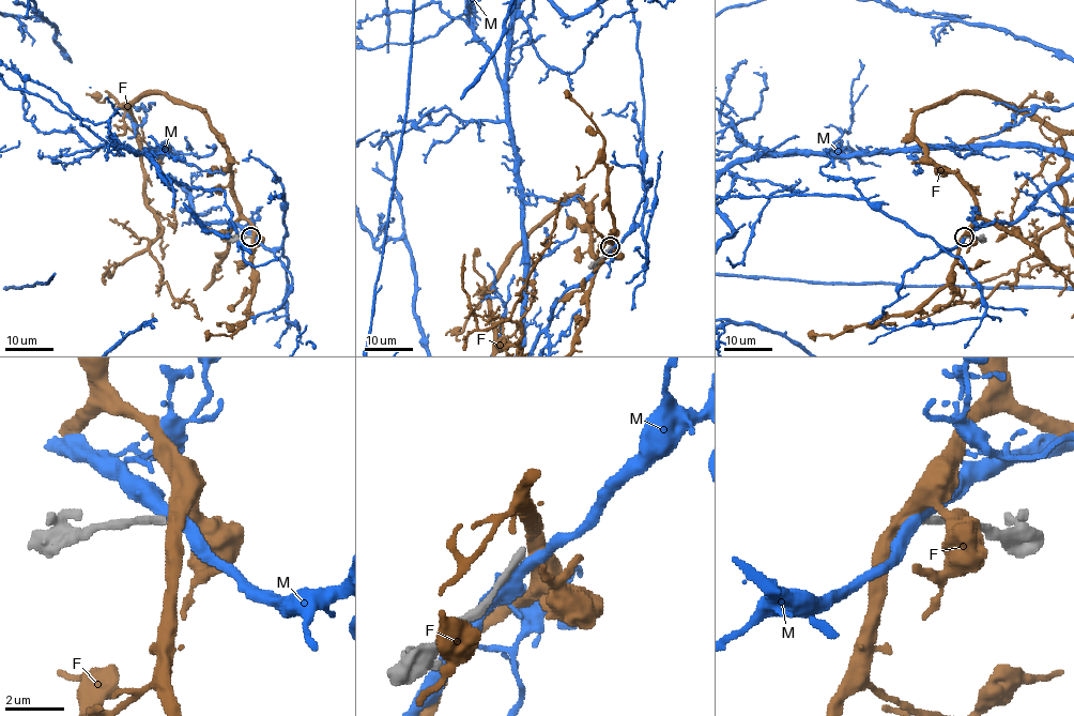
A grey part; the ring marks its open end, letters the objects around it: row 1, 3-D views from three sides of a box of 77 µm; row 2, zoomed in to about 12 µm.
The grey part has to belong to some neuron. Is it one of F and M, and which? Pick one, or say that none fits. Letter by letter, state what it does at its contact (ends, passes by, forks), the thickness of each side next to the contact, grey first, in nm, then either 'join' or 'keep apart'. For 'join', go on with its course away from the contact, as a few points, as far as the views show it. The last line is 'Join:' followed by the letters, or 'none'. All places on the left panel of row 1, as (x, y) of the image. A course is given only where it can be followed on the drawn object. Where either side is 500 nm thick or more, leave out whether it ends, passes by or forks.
F: it passes by | 280/460 nm | keep apart
M: it passes by | 320/400 nm | keep apart
Join: none

